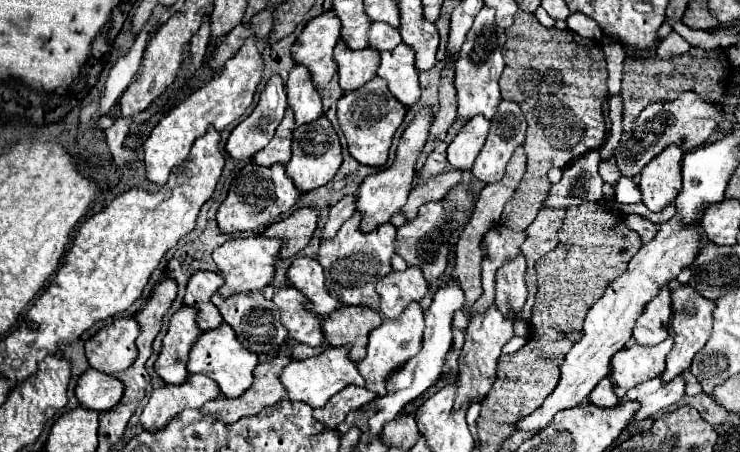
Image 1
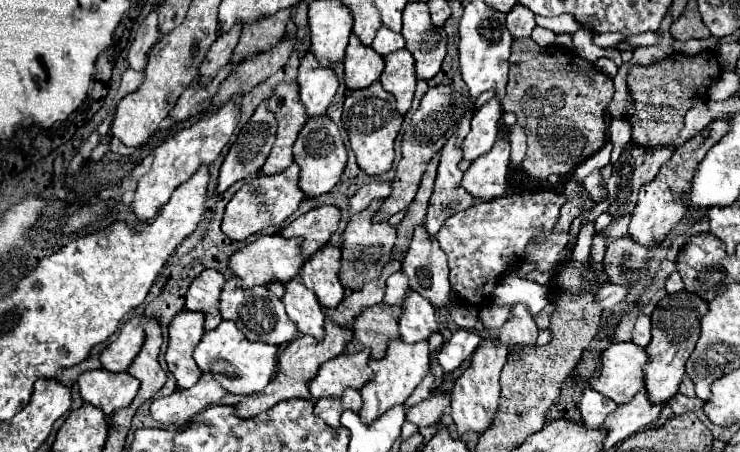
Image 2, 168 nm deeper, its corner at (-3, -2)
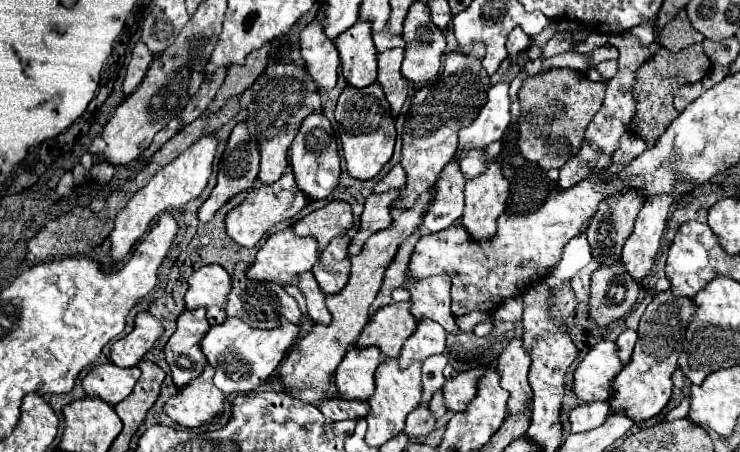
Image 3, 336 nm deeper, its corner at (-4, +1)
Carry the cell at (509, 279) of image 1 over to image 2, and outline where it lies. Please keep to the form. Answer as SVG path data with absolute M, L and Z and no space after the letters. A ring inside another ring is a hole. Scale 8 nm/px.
M515 303L511 307L511 317L499 329L499 341L505 343L509 351L513 351L515 347L535 345L537 333L539 329L535 325L531 309L525 303Z

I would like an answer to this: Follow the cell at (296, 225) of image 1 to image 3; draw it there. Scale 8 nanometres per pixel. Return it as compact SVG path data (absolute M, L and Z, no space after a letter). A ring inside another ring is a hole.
M334 200L328 202L324 208L310 212L302 220L294 224L294 232L298 236L312 236L318 242L318 248L324 250L328 242L346 230L352 228L352 208L348 202Z

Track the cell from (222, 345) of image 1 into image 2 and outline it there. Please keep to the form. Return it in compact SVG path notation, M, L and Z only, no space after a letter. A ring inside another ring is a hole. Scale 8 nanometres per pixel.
M223 321L217 329L207 331L201 343L195 347L195 361L201 371L211 373L219 385L231 395L253 395L263 391L277 367L277 347L269 343L247 341L245 335L235 327L235 323Z

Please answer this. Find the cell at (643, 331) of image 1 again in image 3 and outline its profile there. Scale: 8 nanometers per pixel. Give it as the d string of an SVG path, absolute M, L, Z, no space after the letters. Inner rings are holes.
M624 330L624 332L614 340L614 344L616 344L616 348L618 348L618 358L622 360L622 364L628 364L628 362L630 362L630 356L632 356L632 352L634 352L636 340L638 340L638 332L634 332L634 330Z

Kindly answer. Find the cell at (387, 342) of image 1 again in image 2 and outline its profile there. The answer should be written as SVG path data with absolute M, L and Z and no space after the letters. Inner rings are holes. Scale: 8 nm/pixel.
M391 339L387 345L385 359L379 359L379 361L371 359L369 367L373 371L373 379L369 383L365 383L361 389L363 409L359 411L359 415L365 423L375 421L383 411L391 409L393 405L403 403L415 391L415 387L423 381L423 377L429 371L429 341L423 339L421 343L409 345L403 339Z

